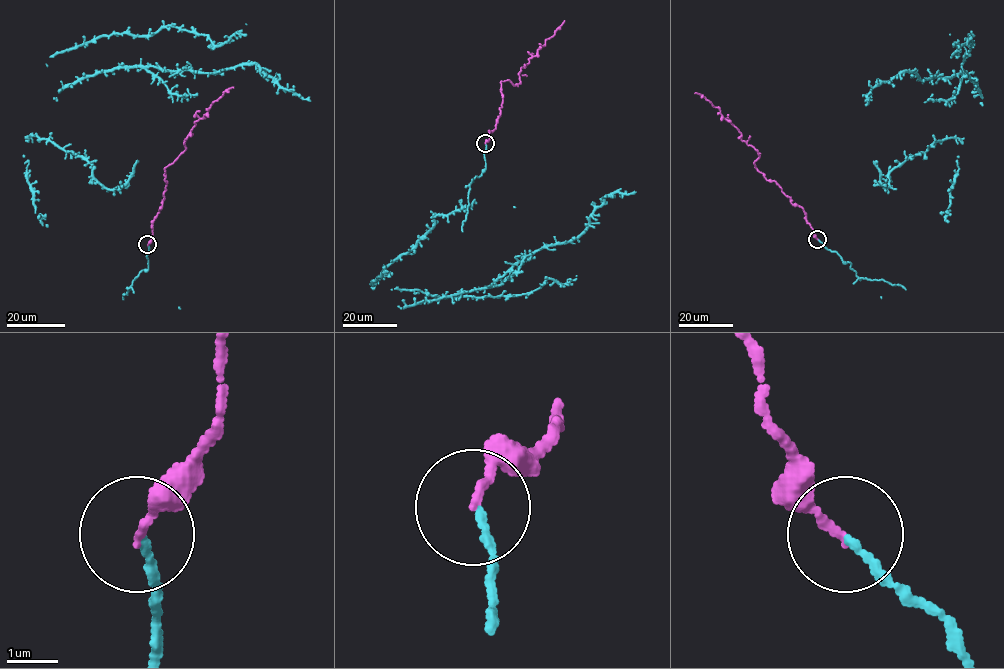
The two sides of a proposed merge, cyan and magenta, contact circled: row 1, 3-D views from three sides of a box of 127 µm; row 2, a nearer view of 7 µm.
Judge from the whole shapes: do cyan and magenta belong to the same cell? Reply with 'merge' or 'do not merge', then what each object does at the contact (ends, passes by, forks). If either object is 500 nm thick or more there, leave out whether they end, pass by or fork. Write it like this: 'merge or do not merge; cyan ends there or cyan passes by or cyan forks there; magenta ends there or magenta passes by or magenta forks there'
merge; cyan ends there; magenta ends there

